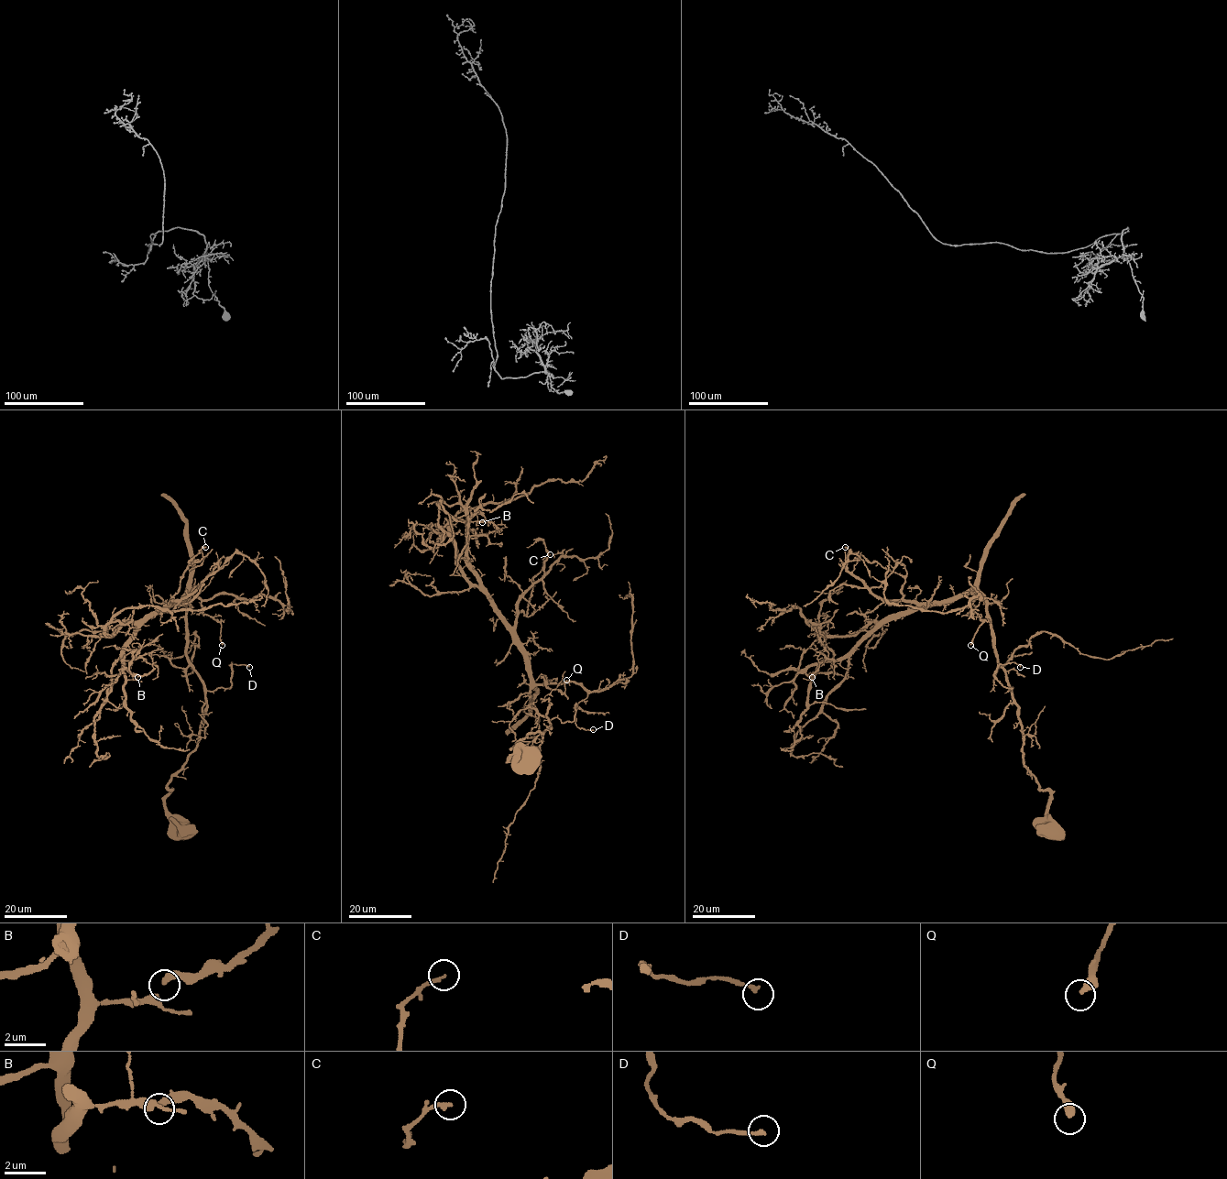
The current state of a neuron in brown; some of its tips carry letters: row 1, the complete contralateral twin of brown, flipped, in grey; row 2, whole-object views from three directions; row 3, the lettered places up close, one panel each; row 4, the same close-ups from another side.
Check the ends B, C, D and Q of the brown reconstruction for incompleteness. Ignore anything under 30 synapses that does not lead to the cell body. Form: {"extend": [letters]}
{"extend": []}

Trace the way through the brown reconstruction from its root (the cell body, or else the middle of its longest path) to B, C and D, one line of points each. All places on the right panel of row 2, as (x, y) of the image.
B: (1049, 830), (1050, 793), (1024, 764), (1017, 704), (978, 593), (894, 615), (844, 657), (821, 653), (812, 677)
C: (1049, 830), (1050, 793), (1024, 764), (988, 602), (978, 593), (907, 602), (901, 575), (845, 547)
D: (1049, 830), (1050, 793), (1024, 764), (1013, 687), (994, 674), (1000, 664), (1020, 667)

